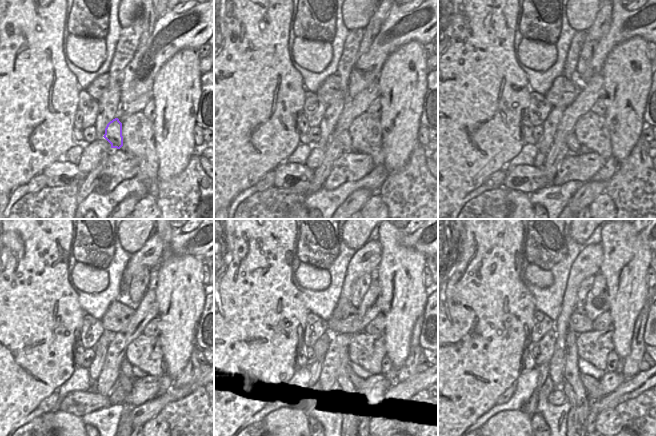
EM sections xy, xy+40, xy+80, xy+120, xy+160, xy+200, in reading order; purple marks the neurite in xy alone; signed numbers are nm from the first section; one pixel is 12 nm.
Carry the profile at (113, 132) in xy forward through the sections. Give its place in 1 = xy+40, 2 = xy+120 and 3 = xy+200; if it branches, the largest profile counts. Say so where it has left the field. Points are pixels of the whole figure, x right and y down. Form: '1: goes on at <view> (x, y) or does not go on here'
1: goes on at xy+40 (344, 138)
2: goes on at xy+120 (126, 370)
3: goes on at xy+200 (595, 391)

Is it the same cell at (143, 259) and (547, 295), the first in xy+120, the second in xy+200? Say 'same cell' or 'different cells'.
different cells

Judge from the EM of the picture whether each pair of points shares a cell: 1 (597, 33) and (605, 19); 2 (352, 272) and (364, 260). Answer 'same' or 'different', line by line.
1: same
2: same

